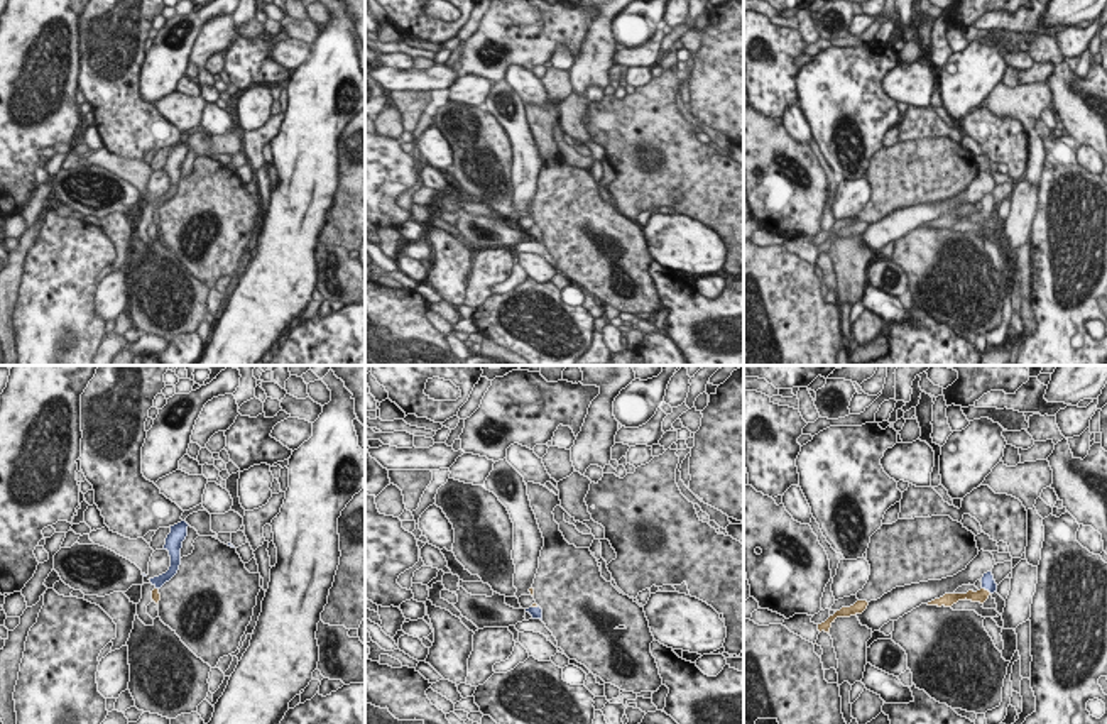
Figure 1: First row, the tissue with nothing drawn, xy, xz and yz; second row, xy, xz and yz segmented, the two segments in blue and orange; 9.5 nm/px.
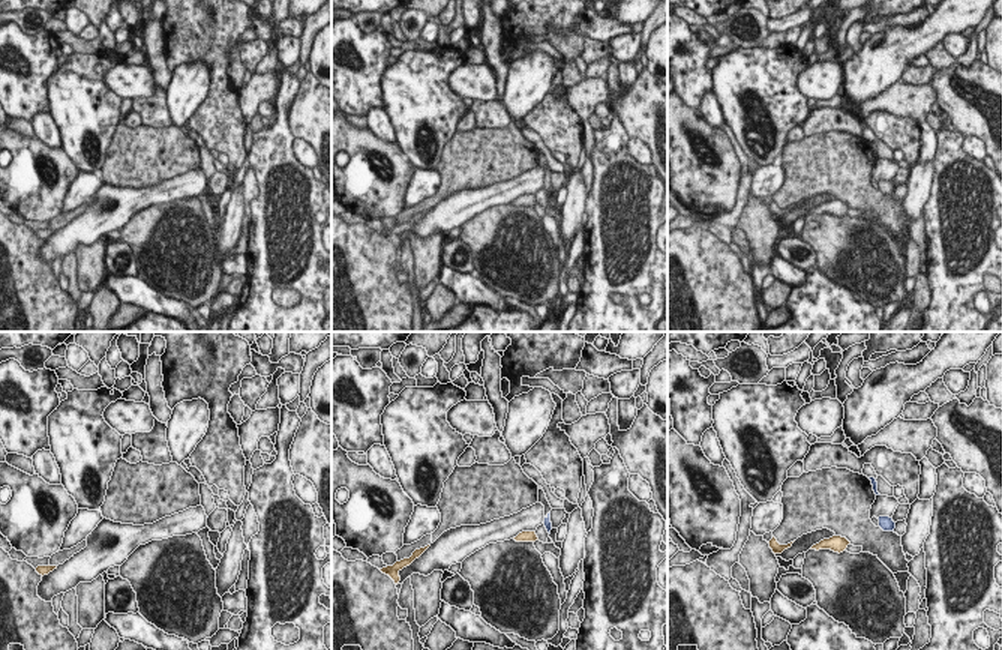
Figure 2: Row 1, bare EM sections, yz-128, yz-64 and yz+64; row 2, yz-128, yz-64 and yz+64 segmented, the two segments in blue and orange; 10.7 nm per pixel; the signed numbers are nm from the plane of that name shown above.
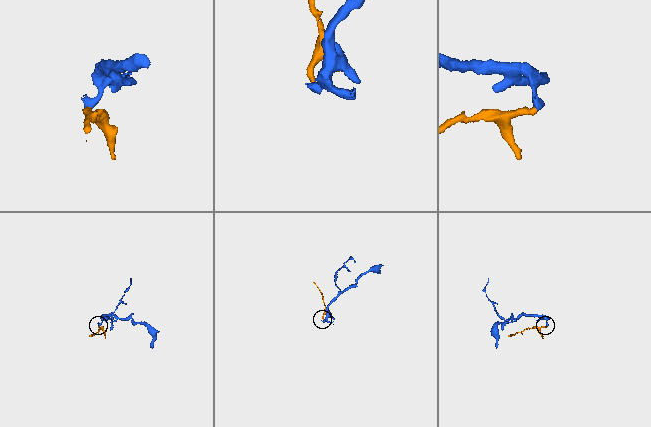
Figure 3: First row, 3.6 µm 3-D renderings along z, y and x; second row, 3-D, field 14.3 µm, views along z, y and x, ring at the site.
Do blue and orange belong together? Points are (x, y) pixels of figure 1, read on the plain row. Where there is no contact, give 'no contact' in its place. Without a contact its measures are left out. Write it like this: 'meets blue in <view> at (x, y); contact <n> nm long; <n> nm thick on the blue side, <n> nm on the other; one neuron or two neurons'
meets blue in yz at (987, 210); contact 120 nm long; 130 nm thick on the blue side, 130 nm on the other; one neuron

